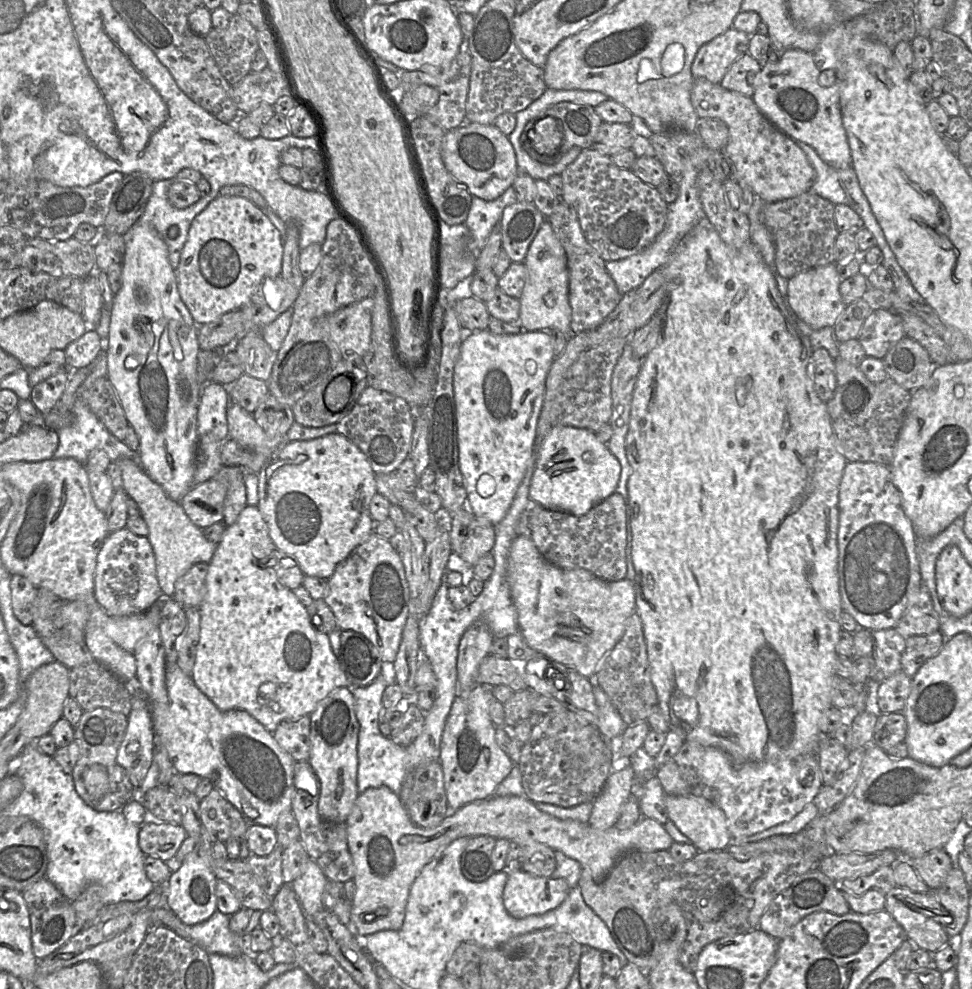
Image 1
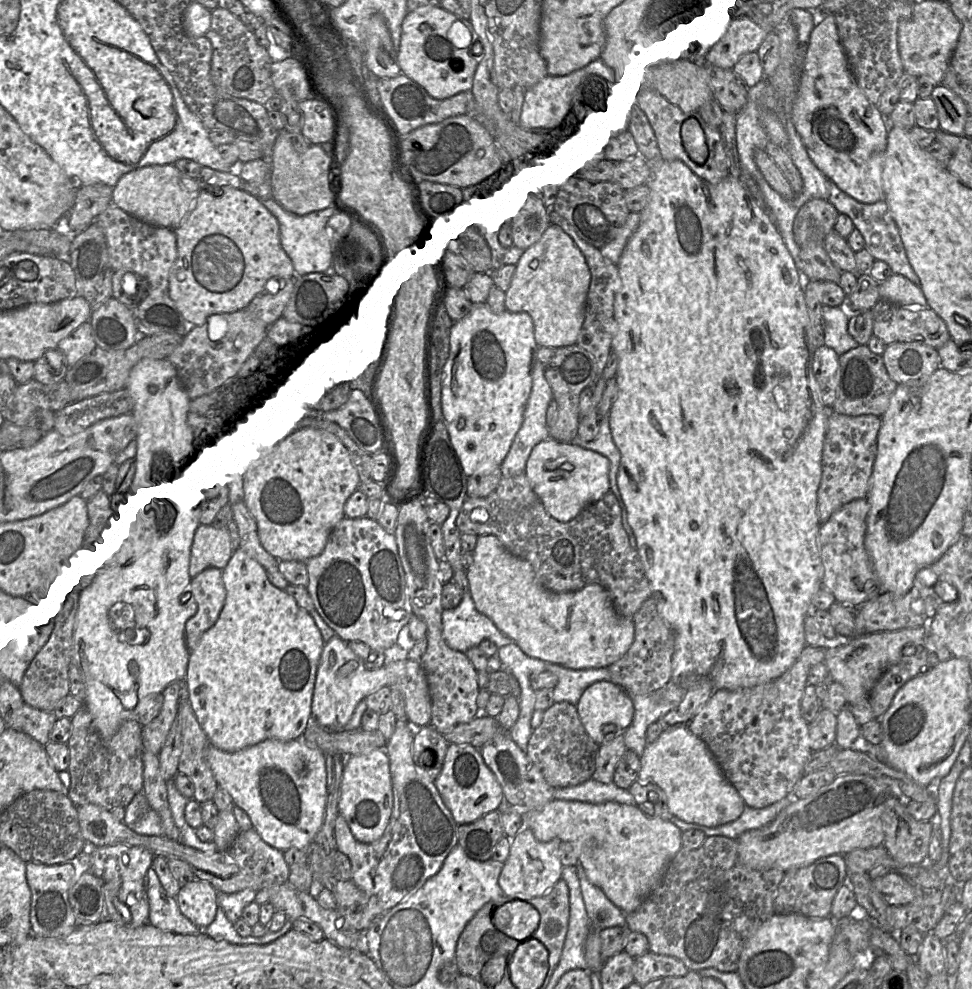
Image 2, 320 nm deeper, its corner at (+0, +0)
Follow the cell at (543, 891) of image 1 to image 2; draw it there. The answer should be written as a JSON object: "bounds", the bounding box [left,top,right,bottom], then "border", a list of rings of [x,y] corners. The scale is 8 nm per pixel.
{"bounds":[498,828,563,901],"border":[[[522,828],[511,840],[509,856],[498,878],[501,890],[507,896],[521,901],[544,895],[560,880],[562,875],[563,865],[559,858],[561,842],[559,838],[554,838],[549,842],[540,842],[529,828]]]}

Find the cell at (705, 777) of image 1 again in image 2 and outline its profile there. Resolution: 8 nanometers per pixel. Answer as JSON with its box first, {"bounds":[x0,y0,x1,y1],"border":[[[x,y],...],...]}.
{"bounds":[687,644,828,808],"border":[[[806,644],[794,664],[780,677],[761,685],[736,690],[715,689],[710,699],[687,724],[714,755],[727,780],[736,788],[745,805],[764,808],[788,796],[804,775],[804,765],[812,754],[809,723],[802,717],[800,703],[808,683],[809,669],[825,660],[828,645]]]}

